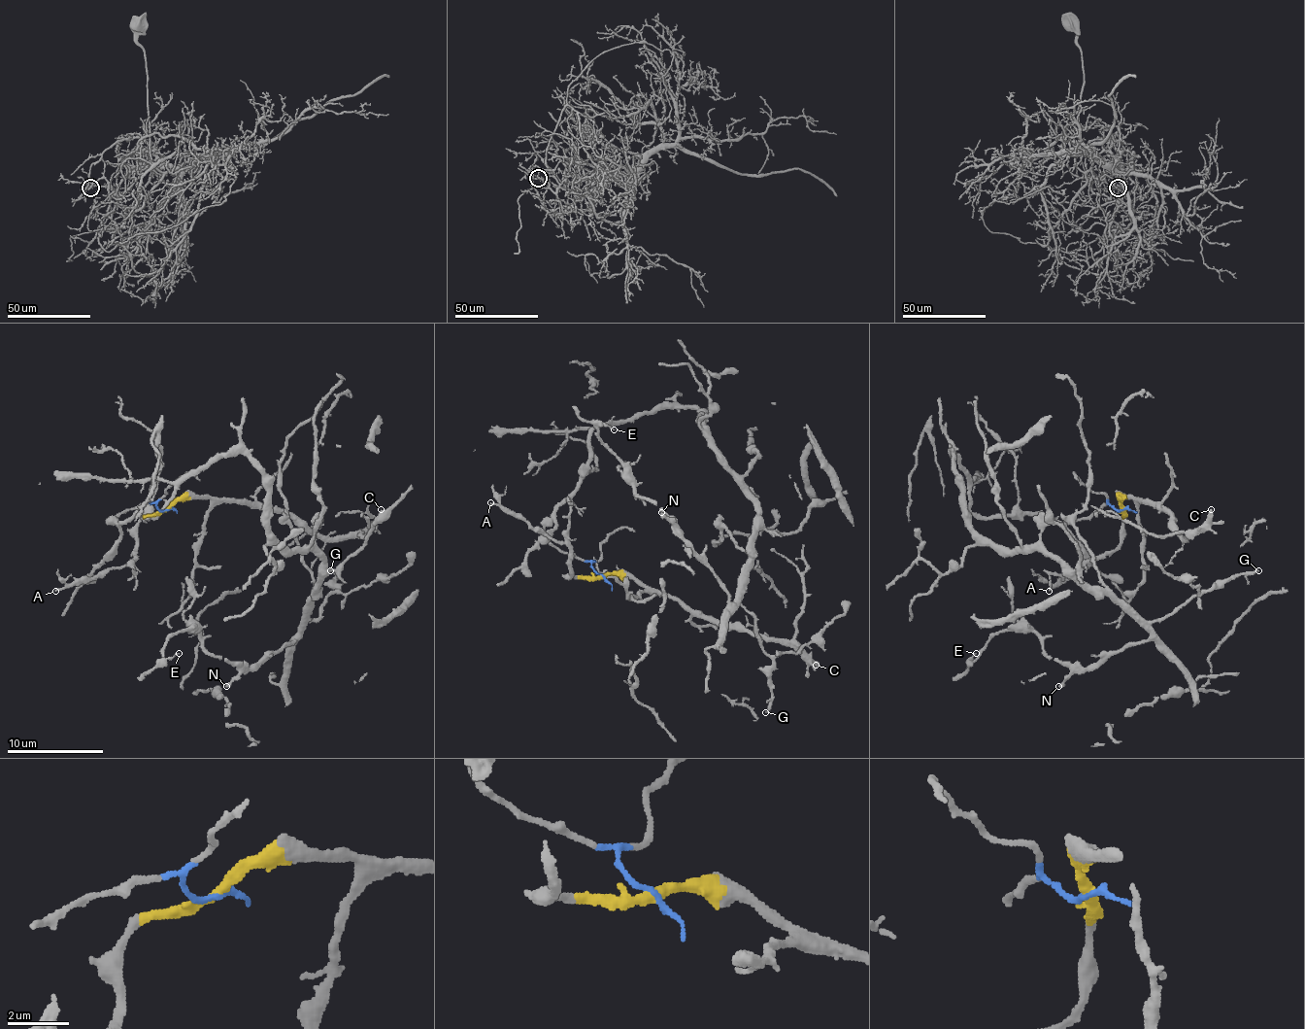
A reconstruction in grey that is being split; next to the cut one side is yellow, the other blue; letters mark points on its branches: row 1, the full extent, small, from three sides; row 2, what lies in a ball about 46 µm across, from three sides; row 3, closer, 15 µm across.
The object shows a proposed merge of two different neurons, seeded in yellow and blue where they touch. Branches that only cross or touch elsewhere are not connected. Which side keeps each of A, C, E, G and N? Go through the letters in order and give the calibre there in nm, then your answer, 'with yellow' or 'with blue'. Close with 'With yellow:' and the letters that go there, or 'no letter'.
A: 150 nm thick; with yellow
C: 360 nm thick; with yellow
E: 90 nm thick; with blue
G: 190 nm thick; with blue
N: 240 nm thick; with blue
With yellow: A, C

